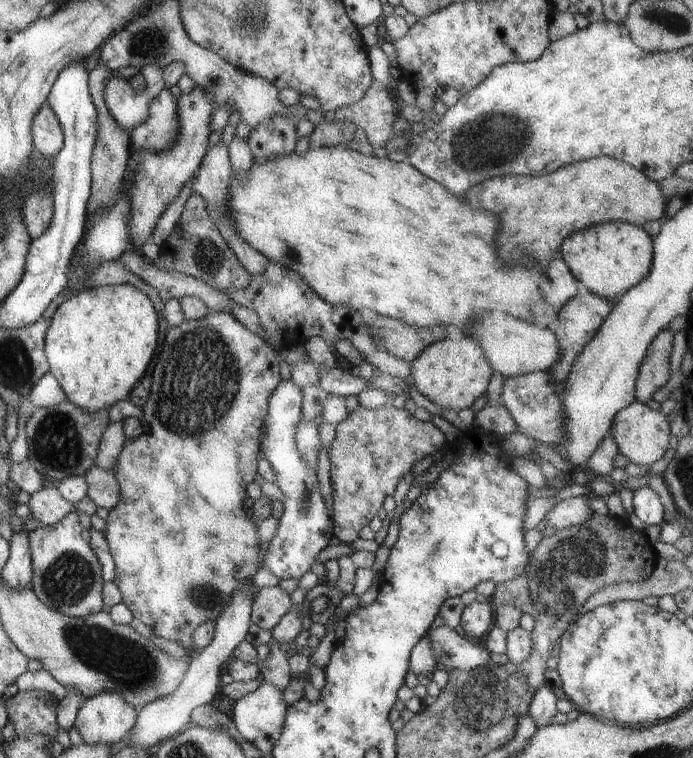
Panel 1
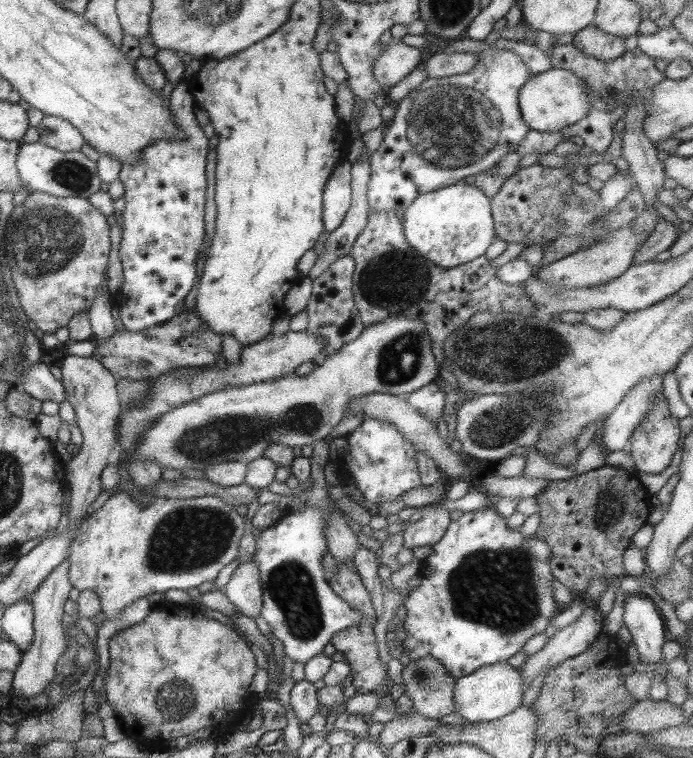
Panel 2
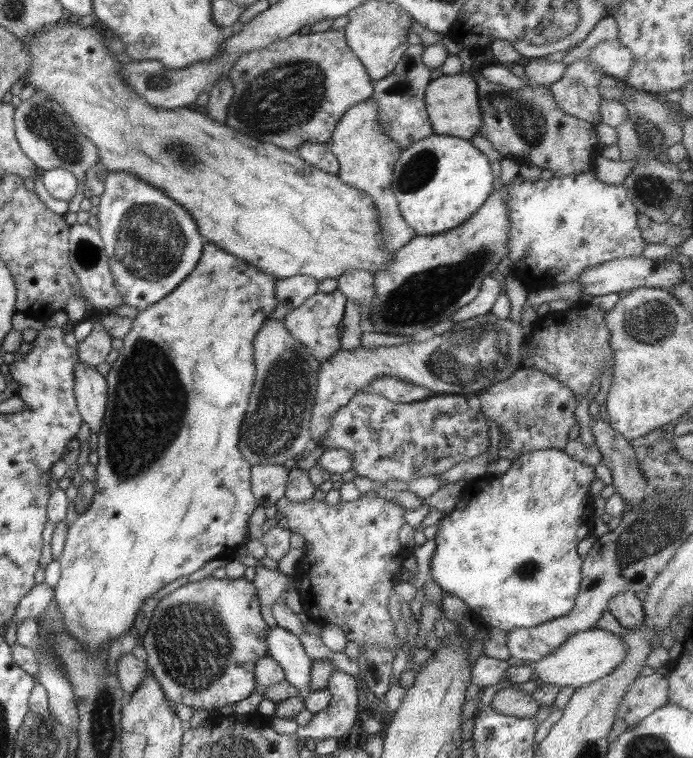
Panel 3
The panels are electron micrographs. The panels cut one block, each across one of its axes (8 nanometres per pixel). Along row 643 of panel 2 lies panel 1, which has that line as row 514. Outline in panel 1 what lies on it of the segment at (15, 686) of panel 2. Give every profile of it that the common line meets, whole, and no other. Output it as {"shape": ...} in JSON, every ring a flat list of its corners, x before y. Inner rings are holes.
{"shape":[[53,486,40,488,31,494,26,505,32,518,38,520,41,526,51,526,59,522,61,518,74,509,74,504,67,502]]}

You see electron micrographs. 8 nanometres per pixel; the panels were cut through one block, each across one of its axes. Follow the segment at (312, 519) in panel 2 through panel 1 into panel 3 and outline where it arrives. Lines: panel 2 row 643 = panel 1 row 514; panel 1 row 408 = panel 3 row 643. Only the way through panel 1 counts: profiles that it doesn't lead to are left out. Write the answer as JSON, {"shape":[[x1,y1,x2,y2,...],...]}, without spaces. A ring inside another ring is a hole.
{"shape":[[276,625,267,632,266,643,268,656,283,669,284,679,298,690,298,696,303,700,311,691,308,682,312,661,306,657,297,635]]}

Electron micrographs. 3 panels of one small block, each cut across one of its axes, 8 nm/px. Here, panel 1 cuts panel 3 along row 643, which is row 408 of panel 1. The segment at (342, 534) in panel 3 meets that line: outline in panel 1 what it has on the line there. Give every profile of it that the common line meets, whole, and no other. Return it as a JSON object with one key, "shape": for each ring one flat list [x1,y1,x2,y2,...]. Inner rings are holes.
{"shape":[[357,405,351,412,347,413,347,418,343,422,335,425,334,437,329,444,329,478,332,488,331,522,332,536,335,543,348,545,357,538,359,530,377,514,385,496,392,495,397,482,401,476,411,470,411,466,432,456,435,452,448,447,445,436,439,429,432,425,430,420,425,422,416,420,407,410,387,408,363,408]]}

